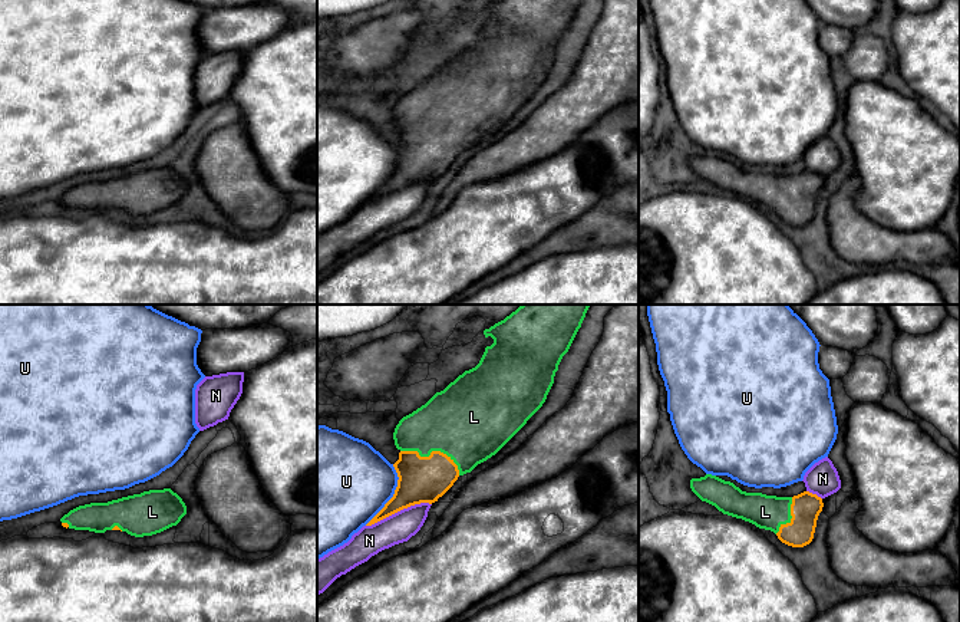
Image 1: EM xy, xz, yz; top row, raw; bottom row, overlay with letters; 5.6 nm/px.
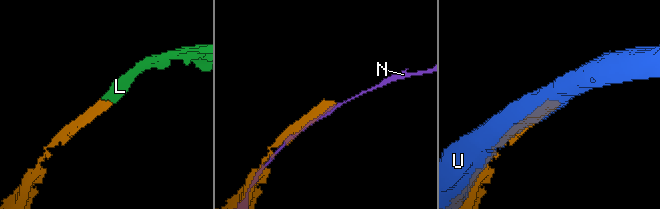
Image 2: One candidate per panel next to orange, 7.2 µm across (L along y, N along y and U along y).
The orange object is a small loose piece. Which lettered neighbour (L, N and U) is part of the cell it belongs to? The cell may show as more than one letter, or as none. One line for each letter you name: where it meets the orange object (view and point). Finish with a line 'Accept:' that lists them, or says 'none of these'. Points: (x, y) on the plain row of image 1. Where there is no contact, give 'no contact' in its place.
L: meets orange in xz at (434, 130)
Accept: L

